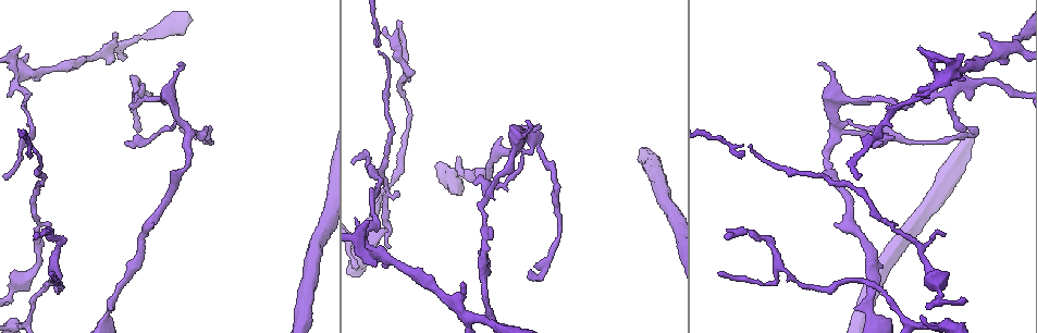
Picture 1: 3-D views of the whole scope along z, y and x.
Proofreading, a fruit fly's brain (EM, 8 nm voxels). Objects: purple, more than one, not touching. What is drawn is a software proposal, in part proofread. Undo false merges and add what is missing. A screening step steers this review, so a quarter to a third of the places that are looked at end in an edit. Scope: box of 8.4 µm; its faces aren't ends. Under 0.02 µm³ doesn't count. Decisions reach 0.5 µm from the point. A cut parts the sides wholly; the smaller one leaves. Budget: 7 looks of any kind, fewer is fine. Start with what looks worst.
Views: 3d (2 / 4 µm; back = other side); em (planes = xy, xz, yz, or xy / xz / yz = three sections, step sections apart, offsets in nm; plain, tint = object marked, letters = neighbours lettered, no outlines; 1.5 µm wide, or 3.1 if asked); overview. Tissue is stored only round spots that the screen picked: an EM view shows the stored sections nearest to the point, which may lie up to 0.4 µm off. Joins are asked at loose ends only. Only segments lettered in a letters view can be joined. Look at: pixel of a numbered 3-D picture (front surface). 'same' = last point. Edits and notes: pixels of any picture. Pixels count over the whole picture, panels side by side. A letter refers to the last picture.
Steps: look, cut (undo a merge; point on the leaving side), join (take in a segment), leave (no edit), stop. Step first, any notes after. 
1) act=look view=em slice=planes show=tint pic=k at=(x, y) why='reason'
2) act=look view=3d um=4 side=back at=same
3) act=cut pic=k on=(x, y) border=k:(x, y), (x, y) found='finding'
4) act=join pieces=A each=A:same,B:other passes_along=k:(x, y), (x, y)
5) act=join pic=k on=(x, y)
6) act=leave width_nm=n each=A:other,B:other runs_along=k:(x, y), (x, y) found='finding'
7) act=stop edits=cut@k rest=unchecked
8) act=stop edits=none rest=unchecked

act=look view=em slice=yz step=4 show=letters pic=1 at=(974, 128) why='end of a long branch'

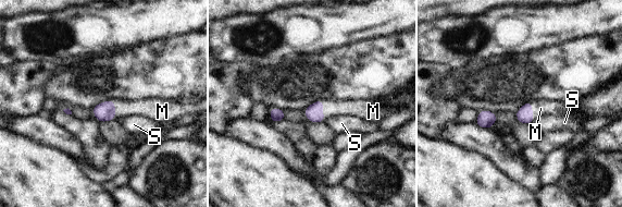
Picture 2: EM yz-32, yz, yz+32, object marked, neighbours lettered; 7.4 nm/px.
act=join pieces=M width_nm=120 each=M:same,S:other passes_along=2:(313, 113), (322, 109), (332, 108) found='the cell continues'

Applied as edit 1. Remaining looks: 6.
act=look view=3d um=2 pic=1 at=(831, 136) why='thin neck'

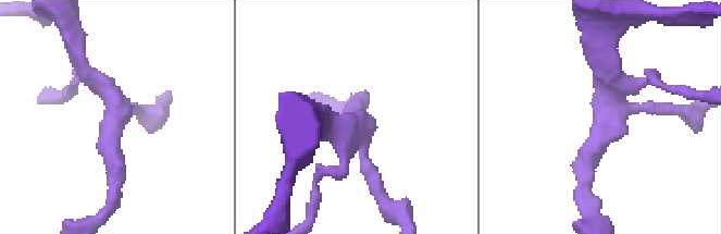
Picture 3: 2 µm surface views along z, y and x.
act=look view=em slice=planes show=plain pic=3 at=(602, 114) arms=4 why='shape alone is not enough'

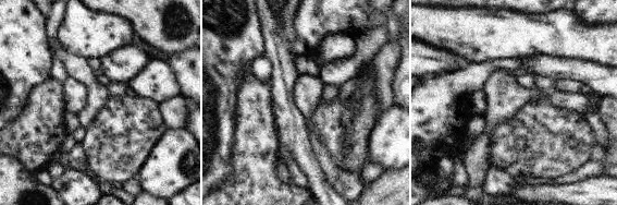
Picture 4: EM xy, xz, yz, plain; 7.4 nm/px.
act=look view=em slice=planes show=letters at=same

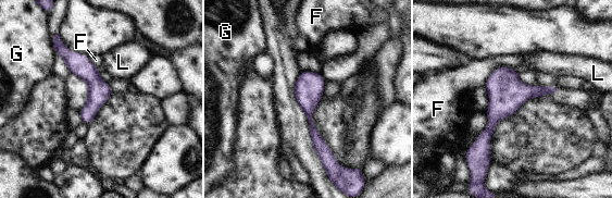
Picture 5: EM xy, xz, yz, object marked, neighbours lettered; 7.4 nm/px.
act=leave width_nm=170 each=F:other,G:other,L:other runs_along=5:(551, 89), (494, 118), (487, 163) found='all the same cell'

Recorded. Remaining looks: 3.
act=look view=3d um=4 pic=1 at=(17, 46) why='an open end'

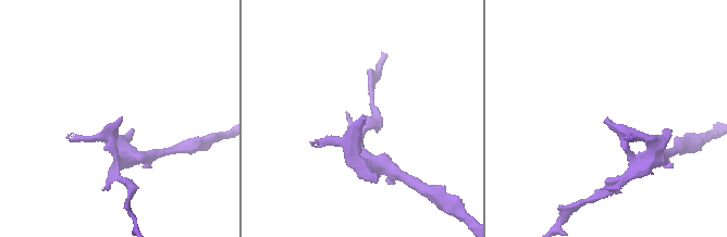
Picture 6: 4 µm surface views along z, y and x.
act=look view=em slice=planes show=tint pic=6 at=(365, 117) why='need the tissue'

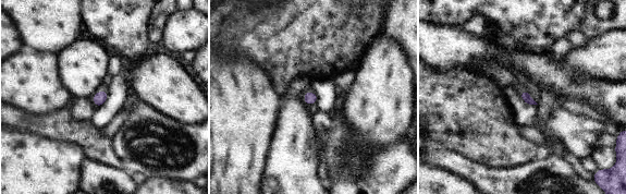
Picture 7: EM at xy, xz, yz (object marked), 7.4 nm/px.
act=look view=em slice=planes show=letters at=same

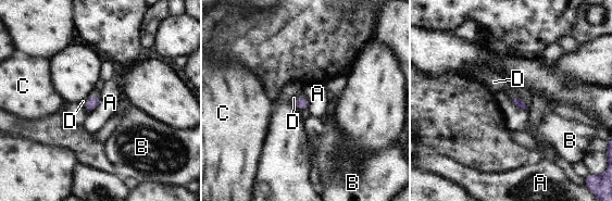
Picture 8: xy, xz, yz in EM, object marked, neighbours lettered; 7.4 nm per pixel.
act=join pieces=D each=A:other,B:other,C:other,D:same passes_along=8:(91, 103), (90, 97), (95, 92) found='the cell continues'

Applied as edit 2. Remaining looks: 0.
act=stop edits=join@2,join@8 rest=unchecked

